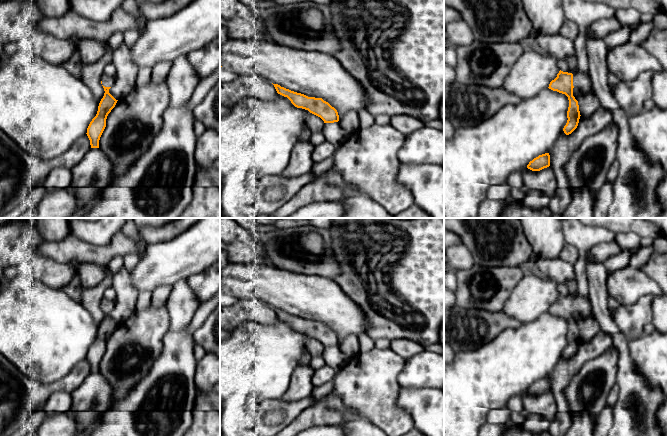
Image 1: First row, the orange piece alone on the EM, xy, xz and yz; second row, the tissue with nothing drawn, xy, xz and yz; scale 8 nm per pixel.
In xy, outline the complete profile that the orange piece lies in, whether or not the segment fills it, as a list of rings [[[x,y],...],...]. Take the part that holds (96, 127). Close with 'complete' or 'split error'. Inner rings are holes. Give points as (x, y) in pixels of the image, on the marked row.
[[[105,74],[101,77],[101,84],[105,93],[99,103],[97,114],[90,122],[86,133],[90,140],[91,148],[99,148],[99,140],[106,127],[107,116],[118,101],[109,93],[109,89],[113,86],[114,82],[115,77]]] | split error

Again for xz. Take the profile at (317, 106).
[[[278,84],[273,85],[277,93],[287,97],[295,107],[308,110],[324,121],[323,134],[327,142],[338,147],[349,137],[349,134],[338,123],[339,115],[337,110],[328,102],[322,98],[308,97],[304,94],[291,91]]] | split error

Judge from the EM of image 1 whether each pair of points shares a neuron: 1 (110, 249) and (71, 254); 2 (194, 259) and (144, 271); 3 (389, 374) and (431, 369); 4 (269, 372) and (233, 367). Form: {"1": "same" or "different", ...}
{"1": "same", "2": "same", "3": "different", "4": "same"}

